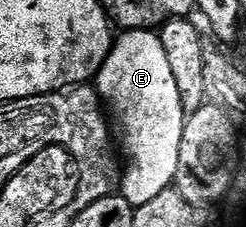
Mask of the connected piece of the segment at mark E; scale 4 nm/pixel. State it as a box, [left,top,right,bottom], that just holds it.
[93,31,185,208]

